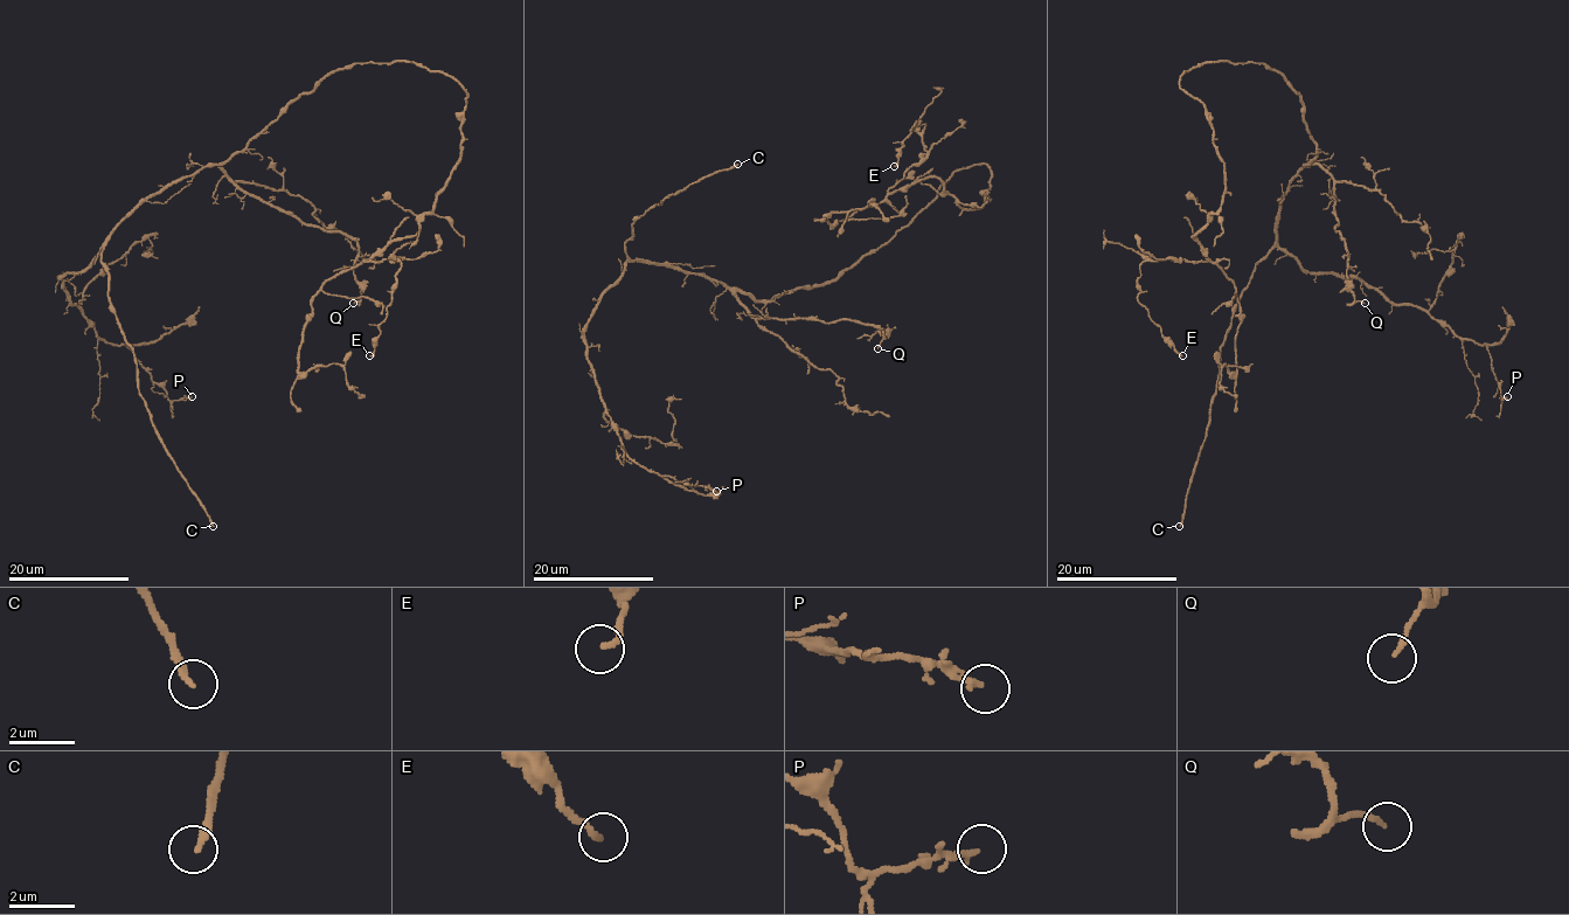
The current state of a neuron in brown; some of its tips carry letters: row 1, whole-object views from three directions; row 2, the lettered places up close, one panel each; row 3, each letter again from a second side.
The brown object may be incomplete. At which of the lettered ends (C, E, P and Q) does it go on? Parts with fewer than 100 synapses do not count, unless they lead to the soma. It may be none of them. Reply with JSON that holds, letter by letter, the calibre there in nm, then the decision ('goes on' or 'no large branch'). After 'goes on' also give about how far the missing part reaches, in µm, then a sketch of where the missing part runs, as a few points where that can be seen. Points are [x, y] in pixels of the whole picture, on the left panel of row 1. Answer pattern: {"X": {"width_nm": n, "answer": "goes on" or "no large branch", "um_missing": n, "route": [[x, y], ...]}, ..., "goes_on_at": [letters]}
{"C": {"width_nm": 200, "answer": "goes on", "um_missing": 80}, "E": {"width_nm": 180, "answer": "no large branch"}, "P": {"width_nm": 180, "answer": "no large branch"}, "Q": {"width_nm": 140, "answer": "no large branch"}, "goes_on_at": ["C"]}

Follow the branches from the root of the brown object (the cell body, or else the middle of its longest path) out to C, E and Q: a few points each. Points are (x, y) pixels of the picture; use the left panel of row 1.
C: (332, 73), (227, 160), (148, 194), (102, 251), (138, 393), (213, 526)
E: (332, 73), (414, 61), (467, 92), (462, 159), (436, 207), (414, 235), (363, 261), (401, 260), (369, 355)
Q: (332, 73), (241, 151), (212, 165), (305, 223), (351, 235), (361, 290), (353, 303)

